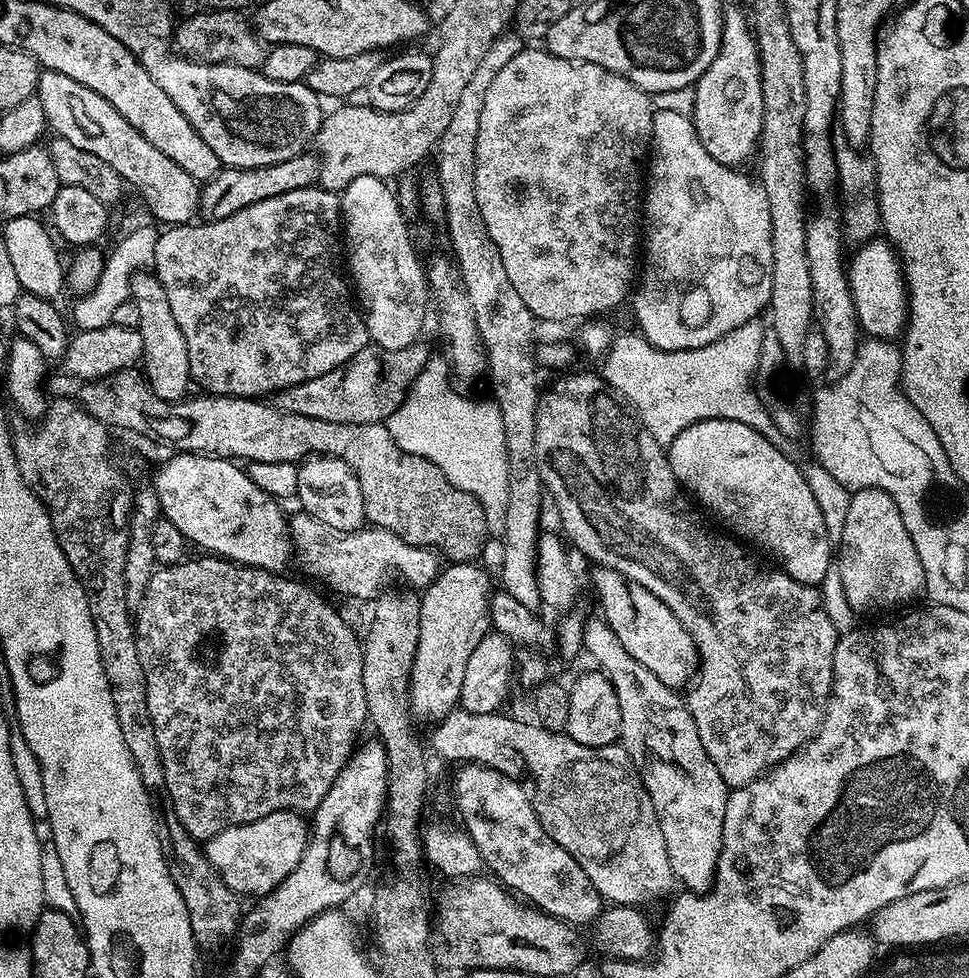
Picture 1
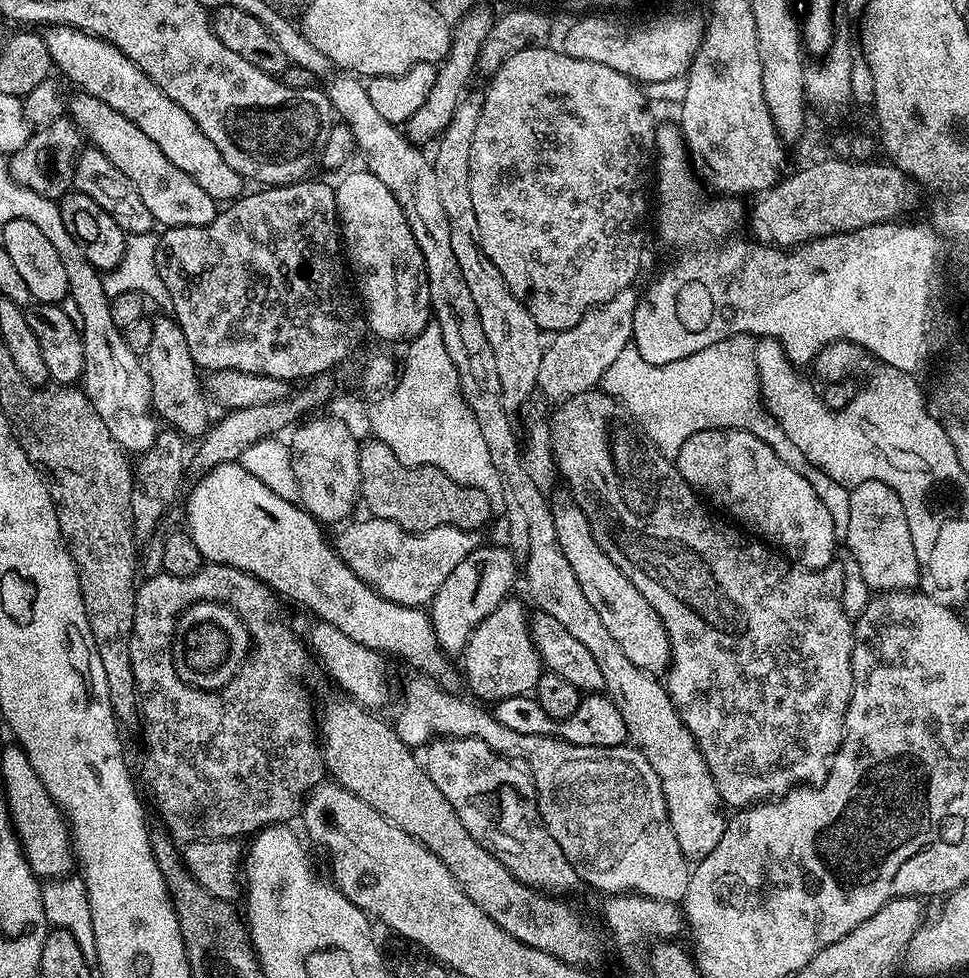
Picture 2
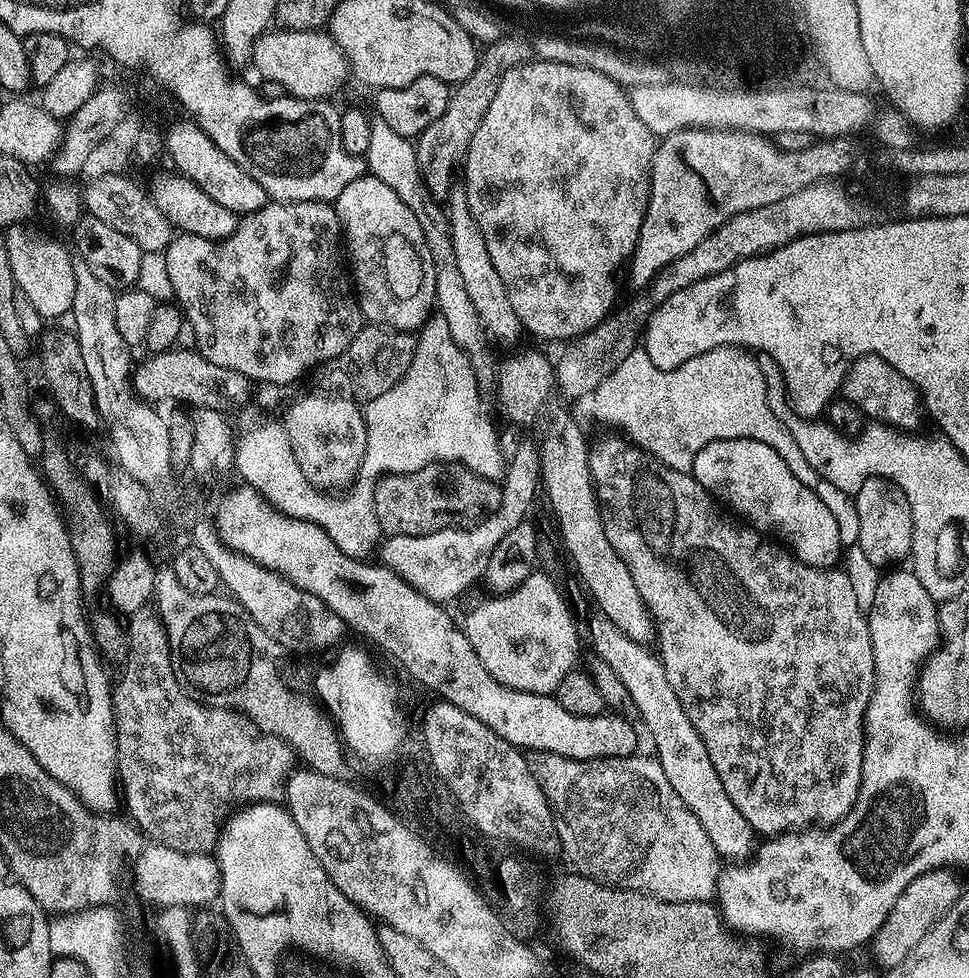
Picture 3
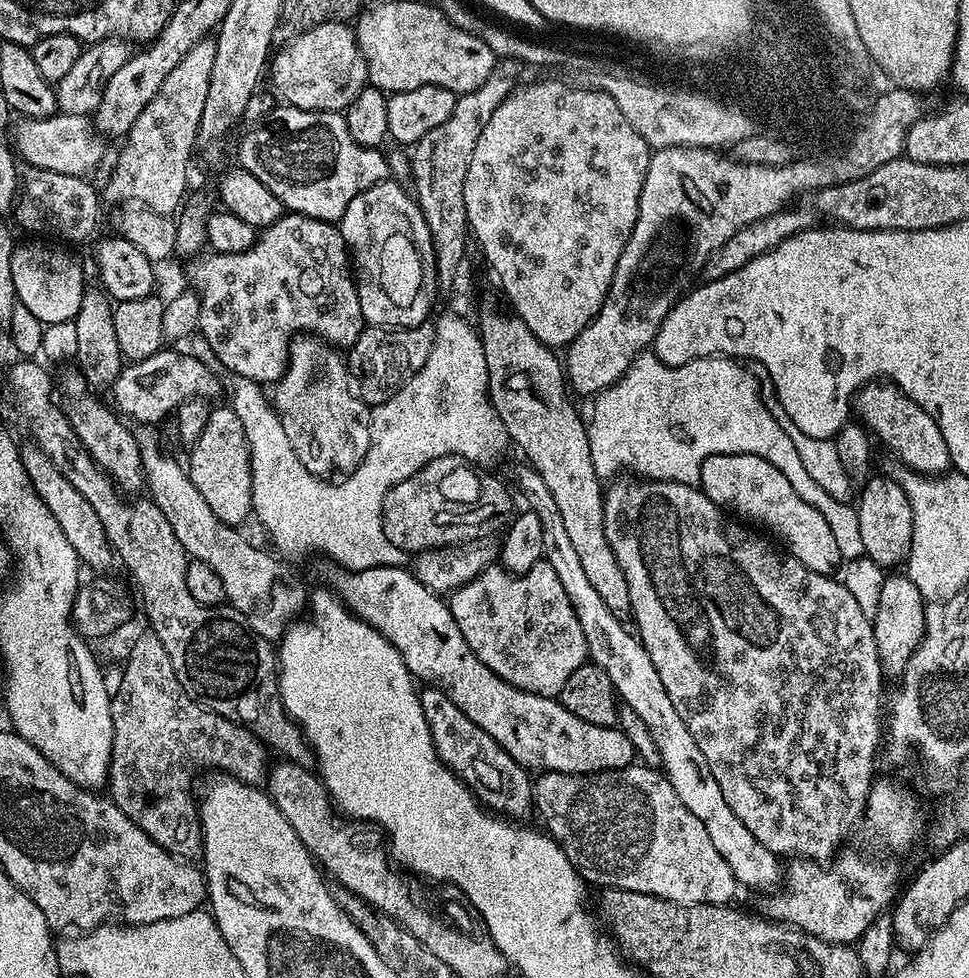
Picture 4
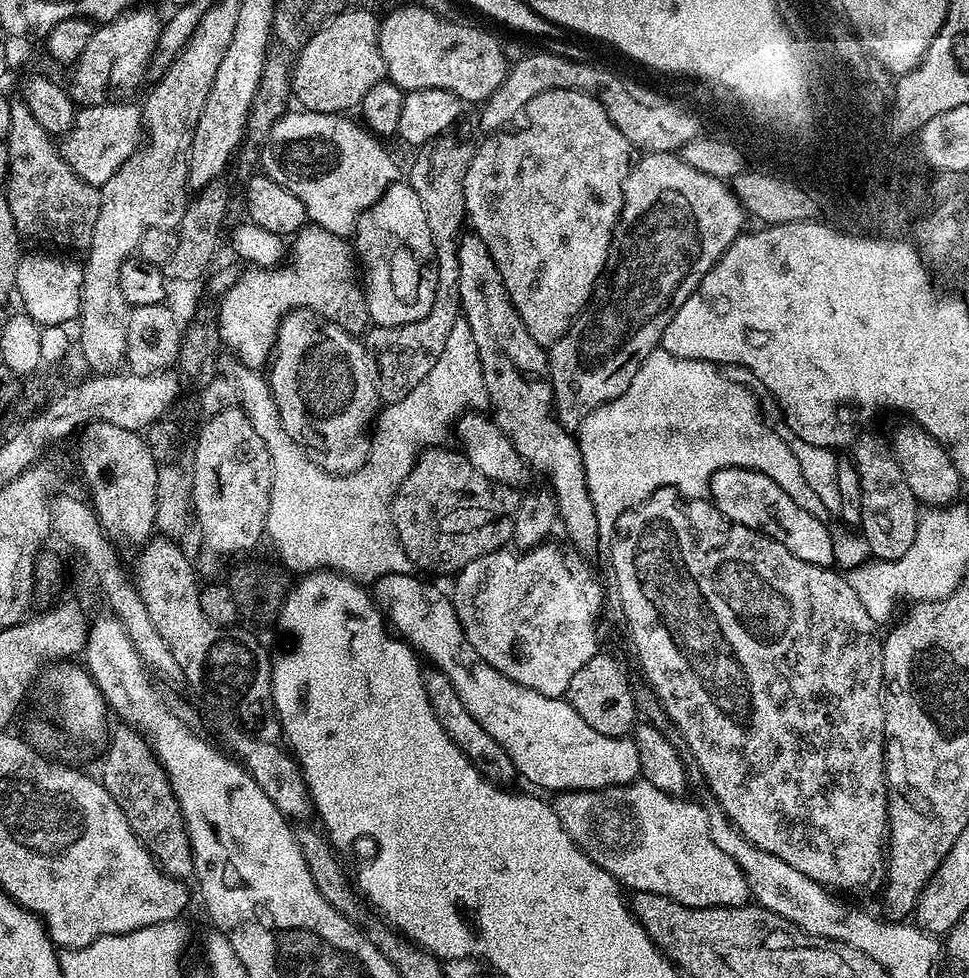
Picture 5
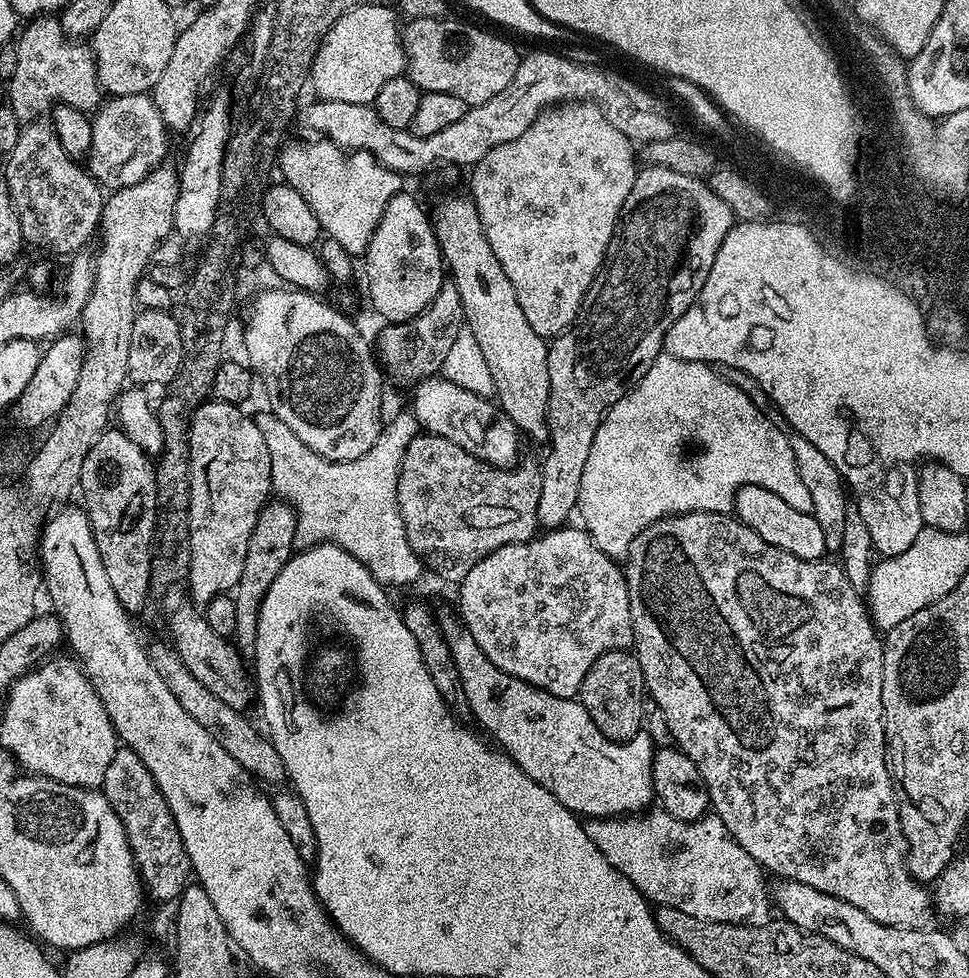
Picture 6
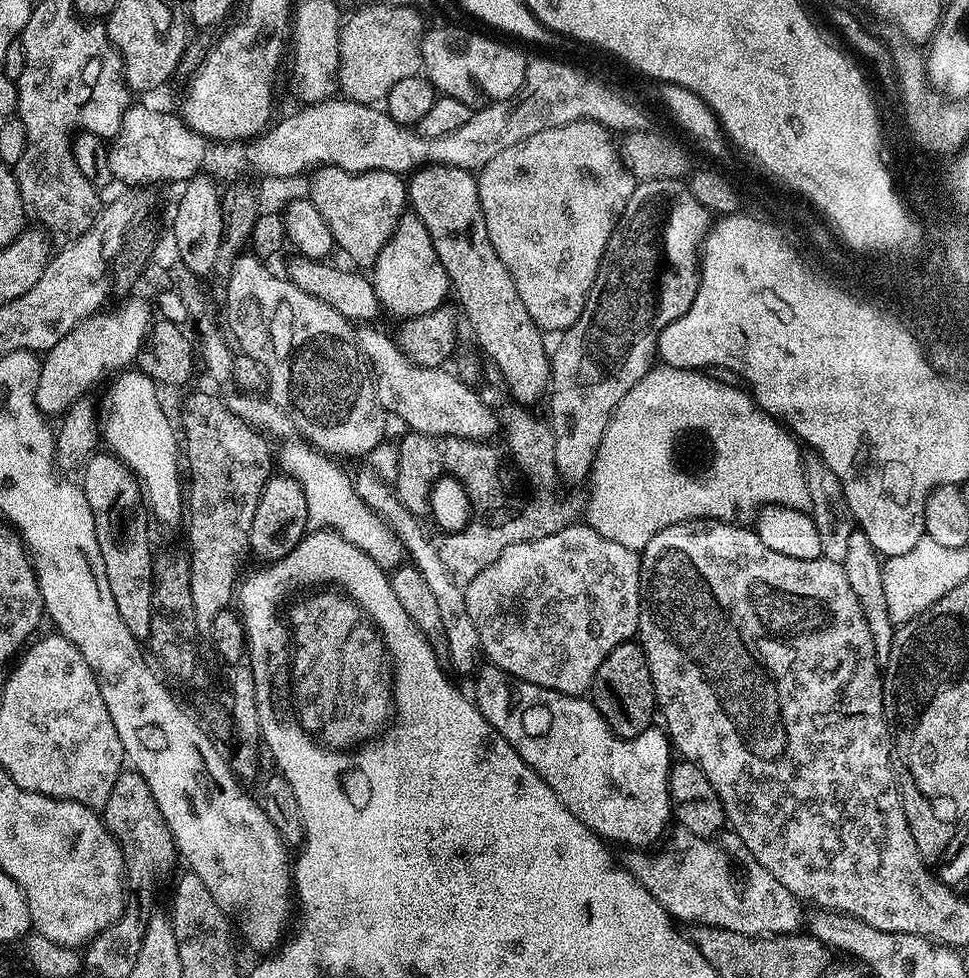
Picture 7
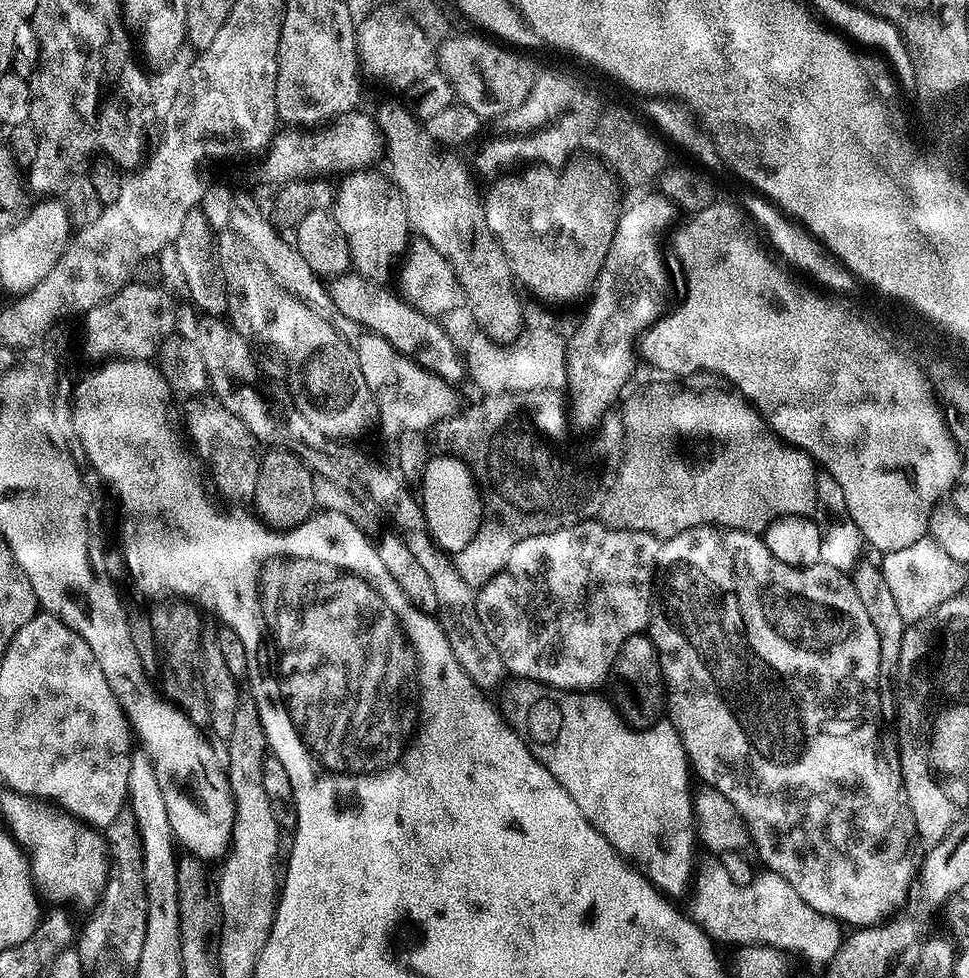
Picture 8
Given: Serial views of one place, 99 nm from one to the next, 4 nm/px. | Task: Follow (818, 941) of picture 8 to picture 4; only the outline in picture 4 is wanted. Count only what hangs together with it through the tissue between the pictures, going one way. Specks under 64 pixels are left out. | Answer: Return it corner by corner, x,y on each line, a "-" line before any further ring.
633,762
627,768
575,776
561,772
540,772
534,780
534,808
544,819
543,827
570,858
576,871
589,885
601,884
604,890
621,888
669,900
675,904
731,905
738,885
726,858
718,854
702,822
682,806
667,776
655,767

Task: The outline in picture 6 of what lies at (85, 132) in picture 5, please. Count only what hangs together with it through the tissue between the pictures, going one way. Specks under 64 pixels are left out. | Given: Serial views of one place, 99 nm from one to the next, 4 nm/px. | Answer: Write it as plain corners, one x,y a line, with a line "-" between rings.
130,94
109,99
107,102
108,105
105,103
95,113
97,116
91,117
92,141
86,157
87,171
93,180
104,186
112,183
115,185
117,182
121,185
137,184
145,174
165,163
169,129
164,127
164,119
152,105
151,95

